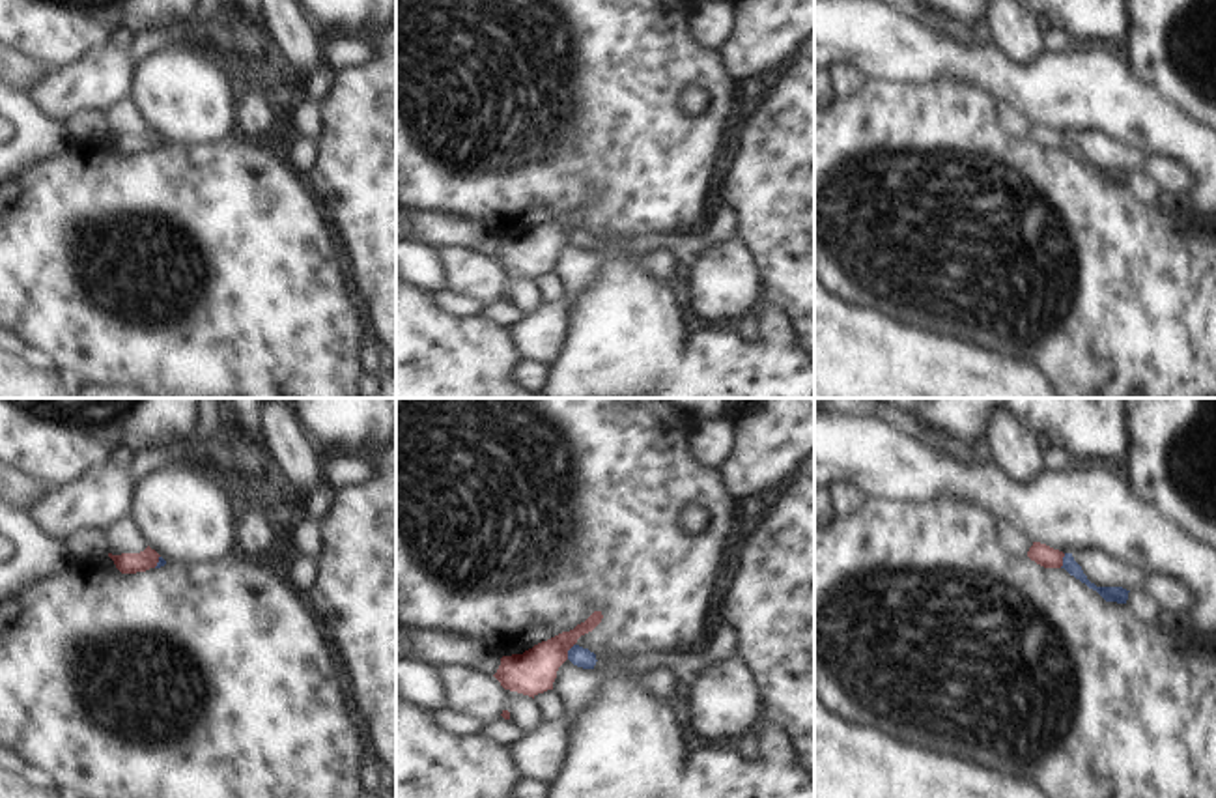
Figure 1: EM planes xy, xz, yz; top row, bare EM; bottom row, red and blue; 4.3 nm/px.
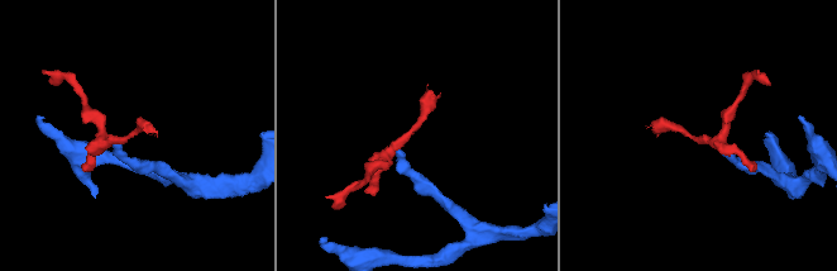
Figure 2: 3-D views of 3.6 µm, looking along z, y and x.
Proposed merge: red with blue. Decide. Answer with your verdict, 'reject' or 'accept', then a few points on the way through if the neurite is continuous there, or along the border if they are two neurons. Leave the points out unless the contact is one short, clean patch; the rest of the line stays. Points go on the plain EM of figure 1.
reject; border xz (574, 225), (566, 240)

